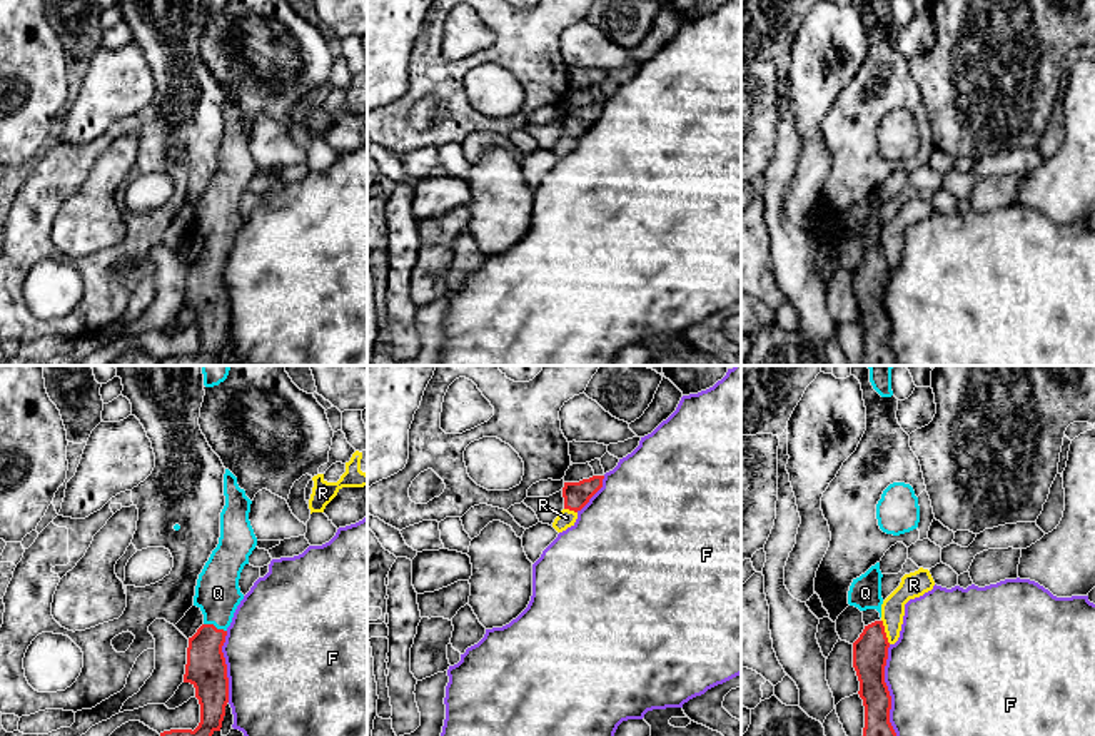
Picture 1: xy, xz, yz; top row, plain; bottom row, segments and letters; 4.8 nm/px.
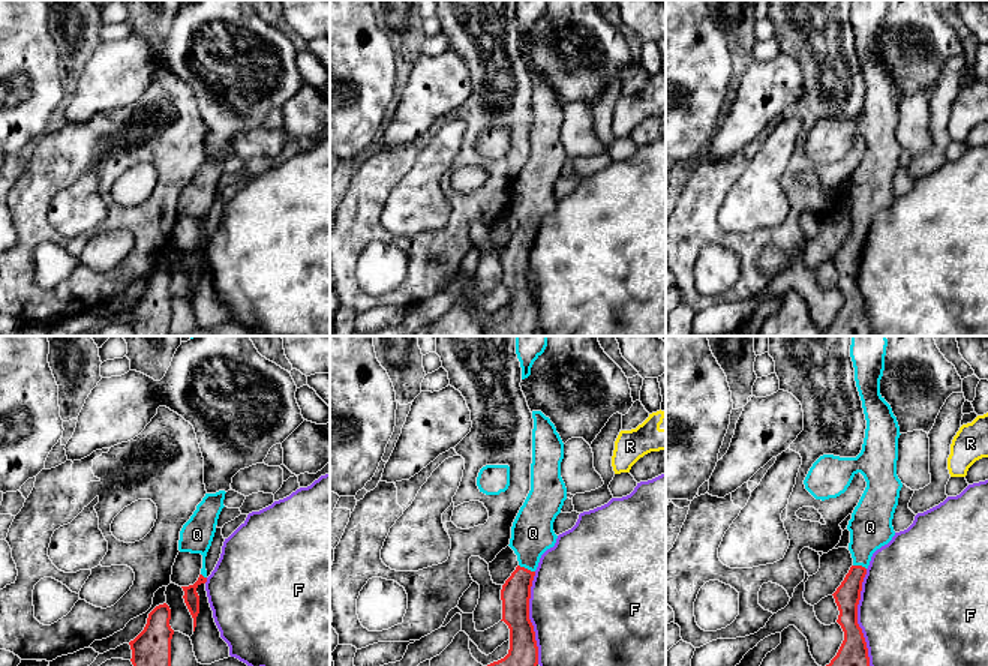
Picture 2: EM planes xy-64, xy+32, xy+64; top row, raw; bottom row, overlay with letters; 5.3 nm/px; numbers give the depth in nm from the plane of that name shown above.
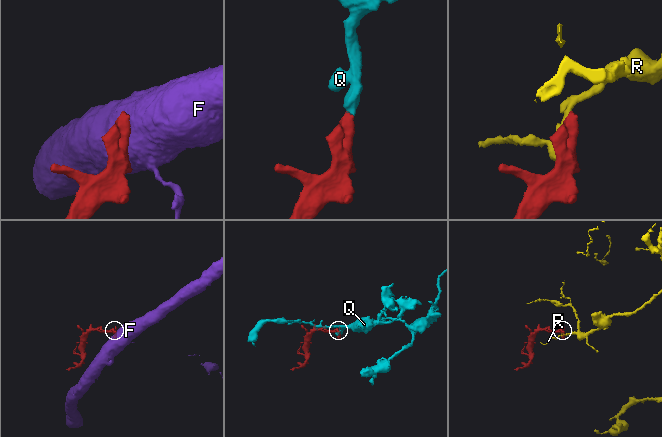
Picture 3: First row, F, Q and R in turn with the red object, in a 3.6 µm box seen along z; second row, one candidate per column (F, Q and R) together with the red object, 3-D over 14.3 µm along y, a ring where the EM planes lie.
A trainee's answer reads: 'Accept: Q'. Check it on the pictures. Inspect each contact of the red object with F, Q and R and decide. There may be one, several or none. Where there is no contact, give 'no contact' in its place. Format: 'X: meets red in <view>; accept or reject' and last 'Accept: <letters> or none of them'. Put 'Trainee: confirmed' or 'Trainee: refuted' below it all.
F: meets red in yz; reject
Q: meets red in xy; accept
R: meets red in yz; reject
Accept: Q
Trainee: confirmed

